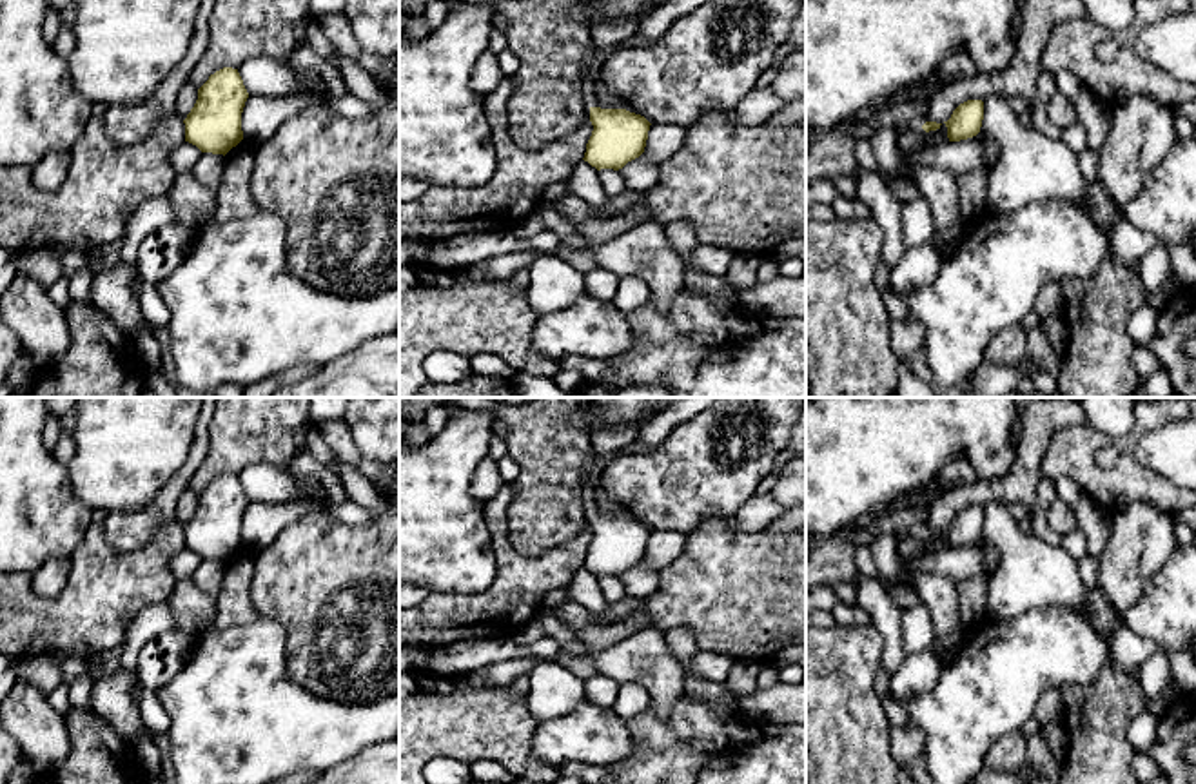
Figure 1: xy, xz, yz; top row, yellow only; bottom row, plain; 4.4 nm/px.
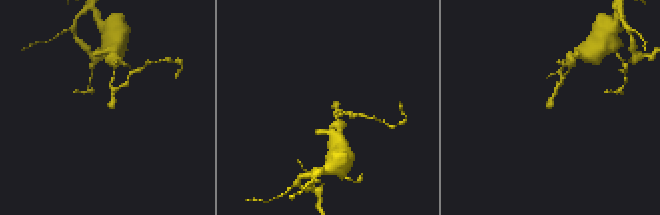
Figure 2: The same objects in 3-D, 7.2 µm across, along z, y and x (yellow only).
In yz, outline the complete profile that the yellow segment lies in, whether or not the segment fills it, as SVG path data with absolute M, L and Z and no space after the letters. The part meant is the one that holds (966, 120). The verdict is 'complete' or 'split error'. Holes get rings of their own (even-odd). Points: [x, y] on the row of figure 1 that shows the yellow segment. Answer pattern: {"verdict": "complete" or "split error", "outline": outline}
{"verdict": "complete", "outline": "M967 100L960 103L946 123L949 142L973 138L980 132L984 120L984 102Z"}

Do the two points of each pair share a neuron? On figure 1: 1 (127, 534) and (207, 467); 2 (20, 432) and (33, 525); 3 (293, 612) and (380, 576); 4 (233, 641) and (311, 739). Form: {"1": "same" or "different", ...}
{"1": "different", "2": "same", "3": "same", "4": "same"}

